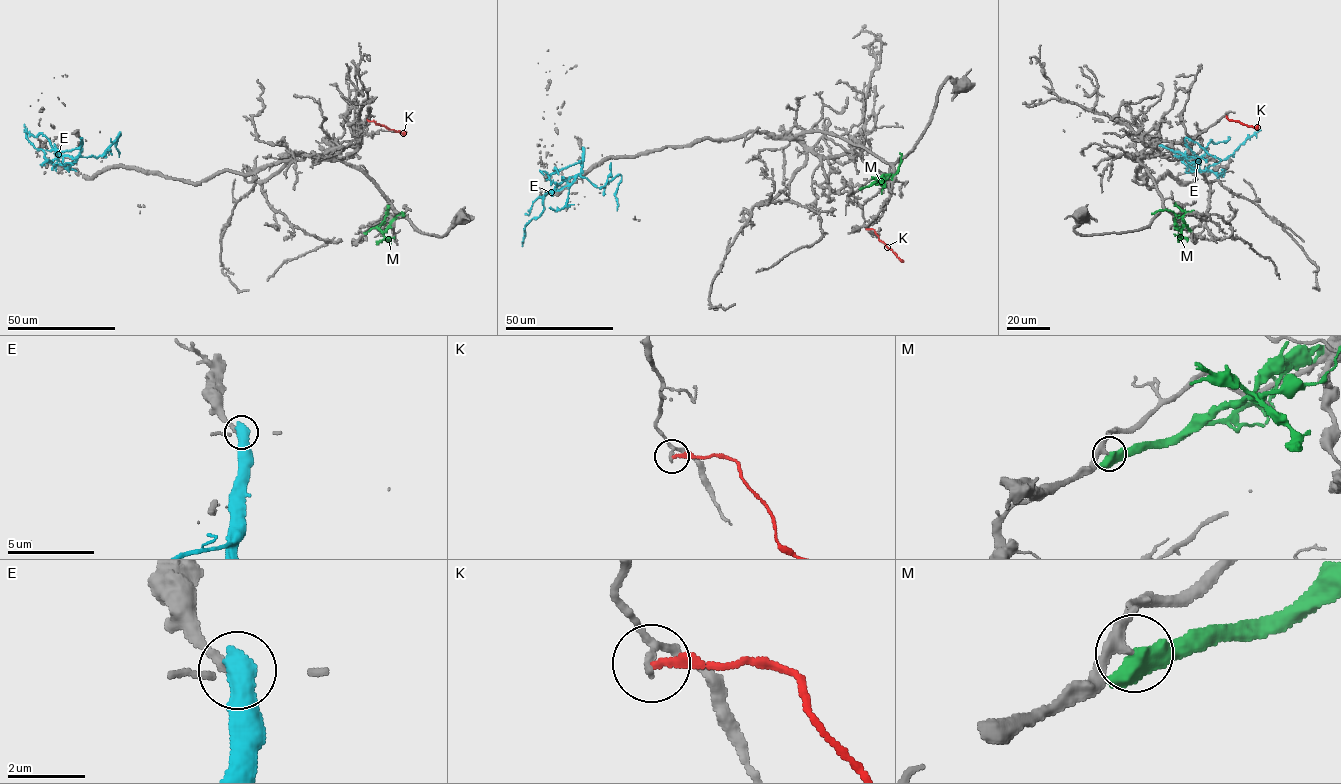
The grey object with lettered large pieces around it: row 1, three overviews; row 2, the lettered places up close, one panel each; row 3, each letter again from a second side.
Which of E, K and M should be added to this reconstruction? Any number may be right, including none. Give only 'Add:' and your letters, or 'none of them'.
Add: none of them

